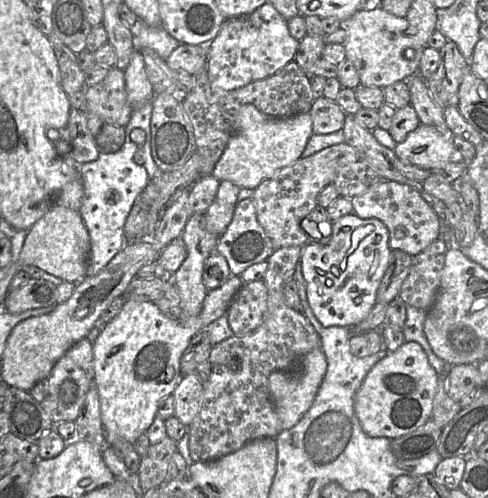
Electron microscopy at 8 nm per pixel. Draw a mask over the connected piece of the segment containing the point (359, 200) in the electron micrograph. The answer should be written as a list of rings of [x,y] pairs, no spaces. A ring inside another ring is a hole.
[[[381,180],[350,200],[353,213],[359,218],[375,218],[386,226],[391,250],[402,250],[413,257],[441,238],[441,219],[422,198],[421,193],[409,185]]]

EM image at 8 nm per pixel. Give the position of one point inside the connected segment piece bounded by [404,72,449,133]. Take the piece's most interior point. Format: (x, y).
(428, 112)

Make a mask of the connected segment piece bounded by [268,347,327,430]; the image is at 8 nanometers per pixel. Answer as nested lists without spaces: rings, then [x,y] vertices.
[[[319,347],[311,350],[302,358],[298,372],[273,371],[269,375],[268,388],[271,401],[283,430],[291,429],[311,407],[326,371],[326,356]]]

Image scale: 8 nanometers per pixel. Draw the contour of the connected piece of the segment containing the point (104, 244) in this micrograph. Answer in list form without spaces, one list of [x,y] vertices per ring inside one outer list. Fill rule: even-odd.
[[[150,100],[132,111],[131,119],[124,127],[125,141],[120,150],[113,153],[100,152],[95,161],[81,164],[83,197],[79,213],[88,230],[91,242],[86,276],[98,274],[124,247],[124,225],[136,198],[144,190],[150,179],[163,173],[157,167],[151,154],[150,120],[152,109],[153,100]],[[134,129],[144,131],[145,141],[142,145],[138,145],[131,140],[130,135]],[[138,150],[143,151],[143,165],[138,165],[133,160],[133,156]]]

